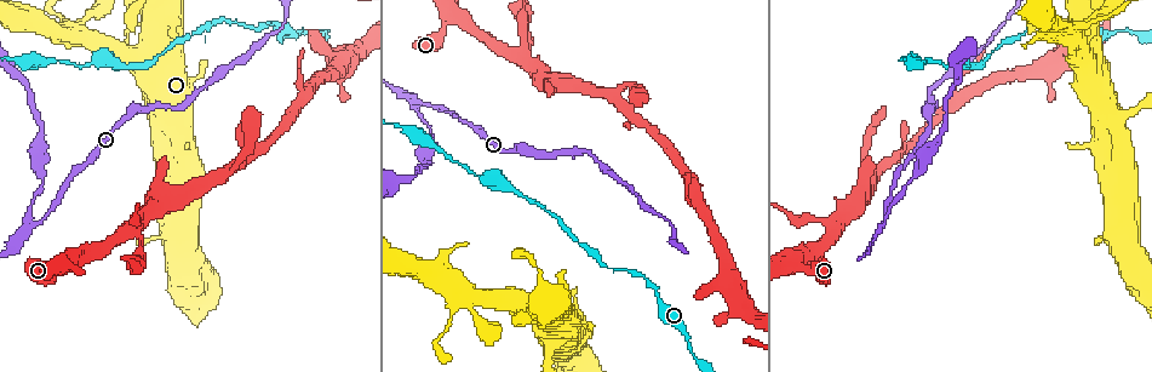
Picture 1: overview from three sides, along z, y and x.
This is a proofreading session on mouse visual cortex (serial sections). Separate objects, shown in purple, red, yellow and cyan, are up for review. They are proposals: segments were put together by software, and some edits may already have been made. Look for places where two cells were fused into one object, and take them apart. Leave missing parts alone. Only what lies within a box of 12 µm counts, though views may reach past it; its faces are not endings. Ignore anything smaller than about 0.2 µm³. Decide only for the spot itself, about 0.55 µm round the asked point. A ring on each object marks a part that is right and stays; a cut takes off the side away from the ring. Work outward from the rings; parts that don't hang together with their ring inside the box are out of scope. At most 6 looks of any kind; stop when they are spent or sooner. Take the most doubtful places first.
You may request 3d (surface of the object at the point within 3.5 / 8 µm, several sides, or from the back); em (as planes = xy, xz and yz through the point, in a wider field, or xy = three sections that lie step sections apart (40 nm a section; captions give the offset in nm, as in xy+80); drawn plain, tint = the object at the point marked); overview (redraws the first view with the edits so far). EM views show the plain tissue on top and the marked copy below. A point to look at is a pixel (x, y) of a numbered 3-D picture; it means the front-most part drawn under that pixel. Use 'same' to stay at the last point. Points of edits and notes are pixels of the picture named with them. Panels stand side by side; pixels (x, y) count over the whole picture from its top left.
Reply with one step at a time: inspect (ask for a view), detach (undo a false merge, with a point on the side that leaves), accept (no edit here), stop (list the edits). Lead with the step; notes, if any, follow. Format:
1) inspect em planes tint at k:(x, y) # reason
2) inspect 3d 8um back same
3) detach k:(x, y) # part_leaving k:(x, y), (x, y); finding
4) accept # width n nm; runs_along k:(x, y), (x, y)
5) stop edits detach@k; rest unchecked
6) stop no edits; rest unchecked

inspect em xy step 2 tint at 1:(882, 222) # three arms meet

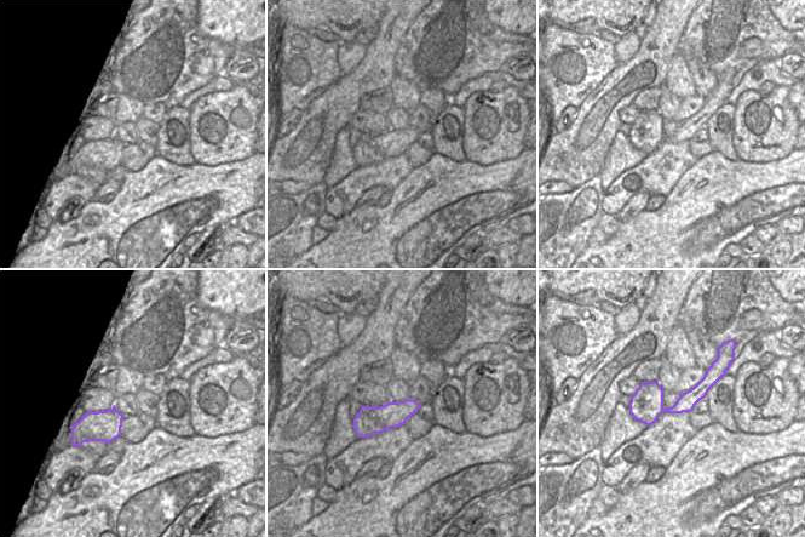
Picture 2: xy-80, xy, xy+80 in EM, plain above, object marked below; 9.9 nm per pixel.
inspect 3d 3.5um same

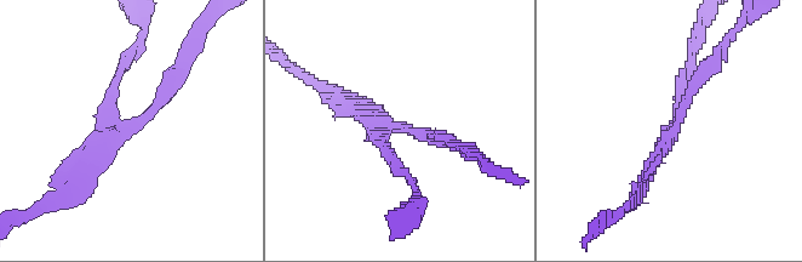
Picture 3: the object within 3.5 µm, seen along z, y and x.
detach 3:(115, 81) # arms 3; part_leaving 3:(115, 121), (108, 96), (145, 28); two cells meet here

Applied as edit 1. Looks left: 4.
inspect 3d 8um at 1:(197, 33) # narrows sharply

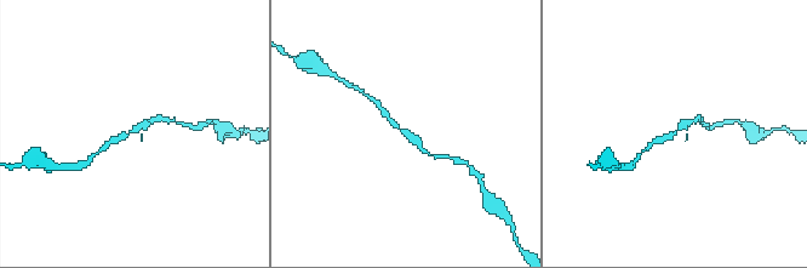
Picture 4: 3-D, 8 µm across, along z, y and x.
inspect 3d 3.5um at 4:(133, 129)

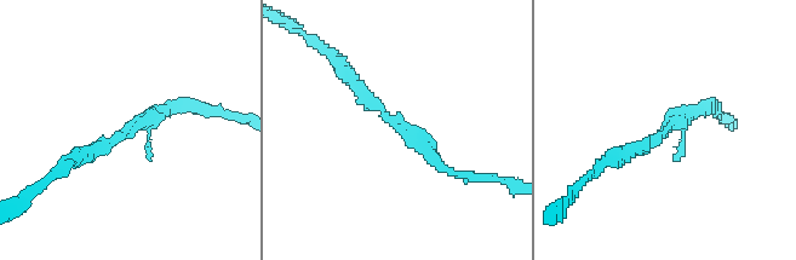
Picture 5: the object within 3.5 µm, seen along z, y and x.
inspect em xy step 1 tint at 5:(393, 123) # arm_widths 200, 200 nm

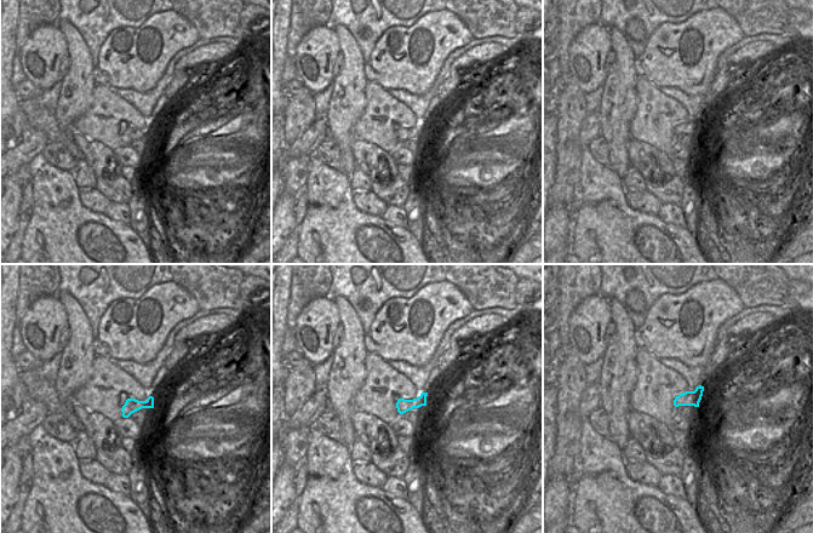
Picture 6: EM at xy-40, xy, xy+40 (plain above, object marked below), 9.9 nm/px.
accept # runs_along 5:(450, 172), (368, 100), (338, 67); one cell here

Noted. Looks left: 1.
stop edits detach@3; rest unchecked

